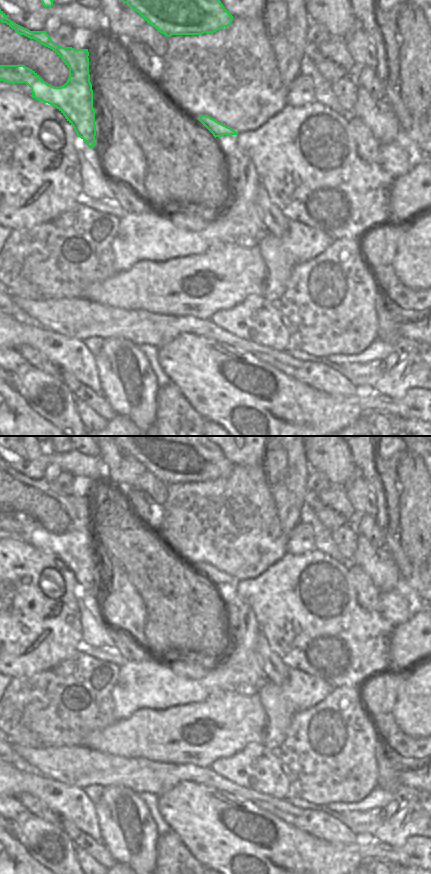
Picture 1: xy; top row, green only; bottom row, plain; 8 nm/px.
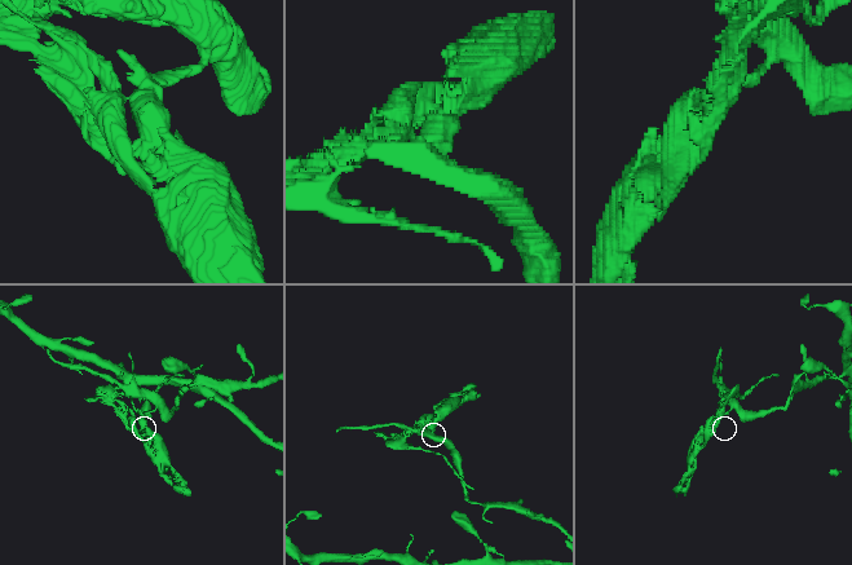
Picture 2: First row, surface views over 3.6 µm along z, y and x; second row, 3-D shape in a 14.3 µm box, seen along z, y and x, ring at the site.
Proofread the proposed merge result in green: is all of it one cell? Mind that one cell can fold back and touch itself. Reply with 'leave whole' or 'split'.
split

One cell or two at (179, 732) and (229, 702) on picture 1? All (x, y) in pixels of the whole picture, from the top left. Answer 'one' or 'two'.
one

